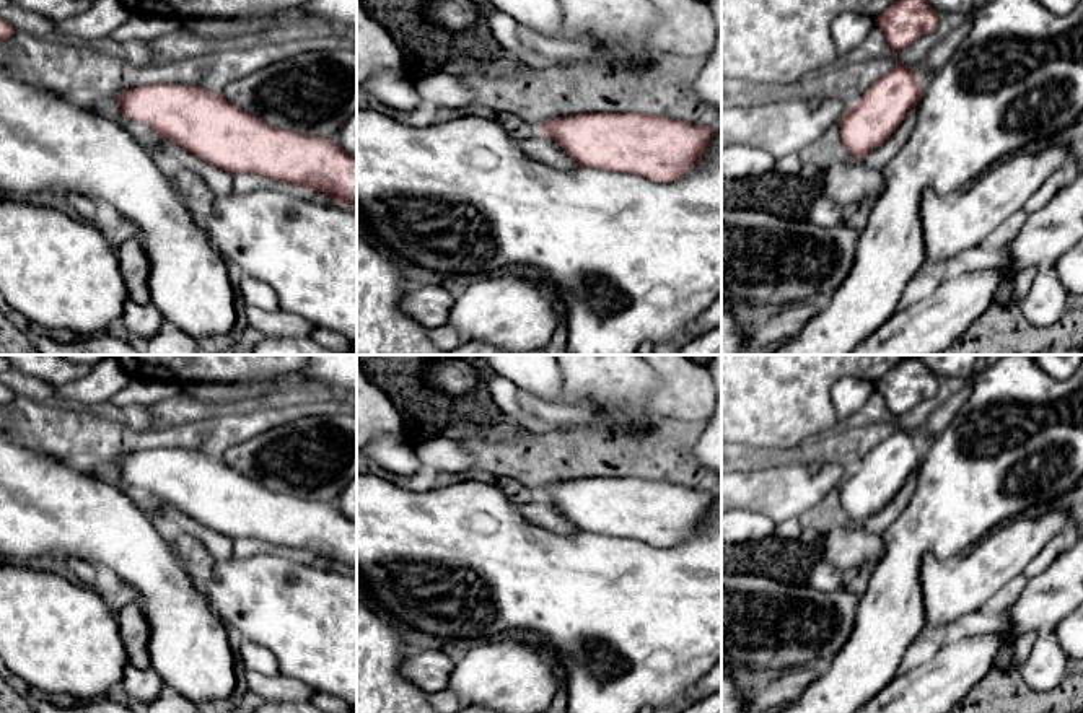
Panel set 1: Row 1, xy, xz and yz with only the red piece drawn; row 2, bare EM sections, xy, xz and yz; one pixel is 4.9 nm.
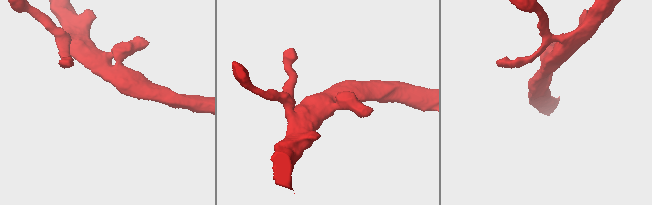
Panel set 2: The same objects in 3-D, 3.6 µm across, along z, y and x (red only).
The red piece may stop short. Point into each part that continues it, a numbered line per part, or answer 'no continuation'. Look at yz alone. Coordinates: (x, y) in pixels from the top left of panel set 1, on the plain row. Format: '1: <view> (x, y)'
no continuation

